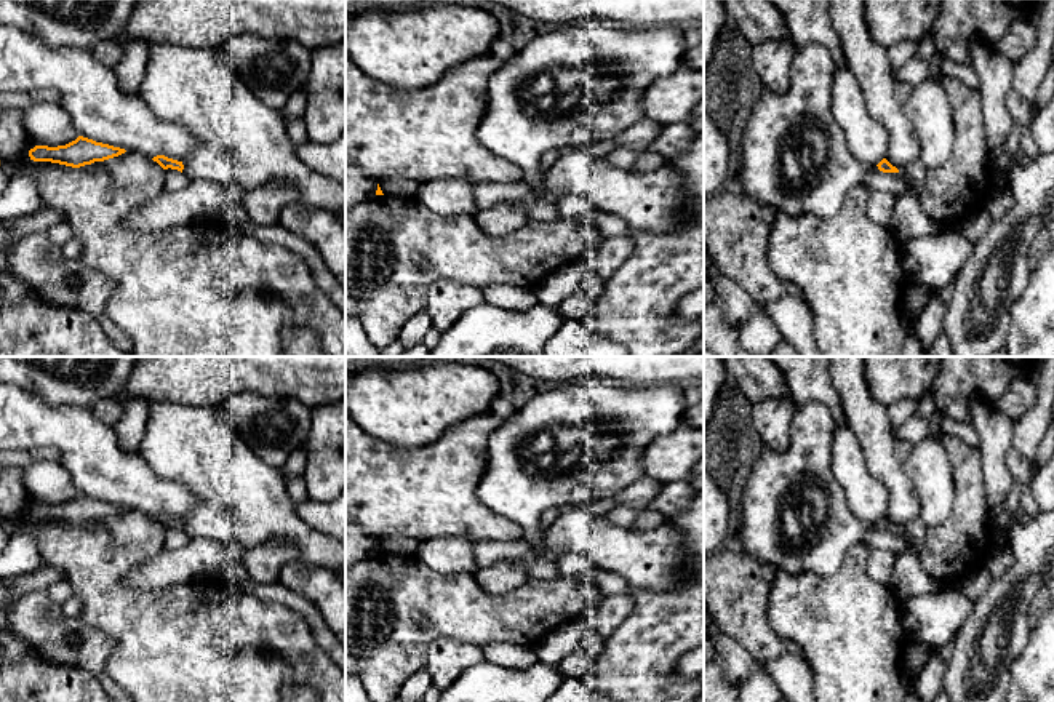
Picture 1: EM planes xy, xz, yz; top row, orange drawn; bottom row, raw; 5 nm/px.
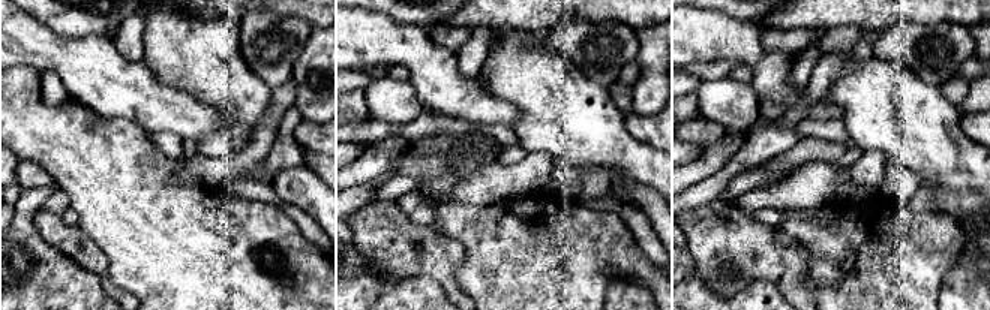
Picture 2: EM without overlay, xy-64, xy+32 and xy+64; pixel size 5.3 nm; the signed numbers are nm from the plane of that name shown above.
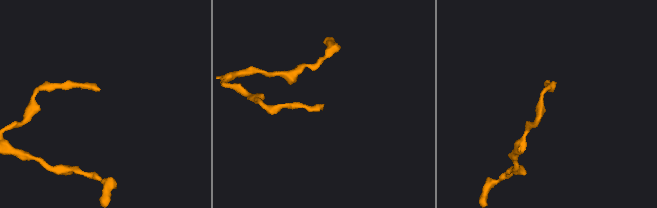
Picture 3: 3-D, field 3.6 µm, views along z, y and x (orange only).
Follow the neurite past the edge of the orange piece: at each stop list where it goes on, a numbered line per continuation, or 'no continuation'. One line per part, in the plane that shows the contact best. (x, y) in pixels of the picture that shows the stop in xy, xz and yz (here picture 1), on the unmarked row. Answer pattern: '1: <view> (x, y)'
no continuation

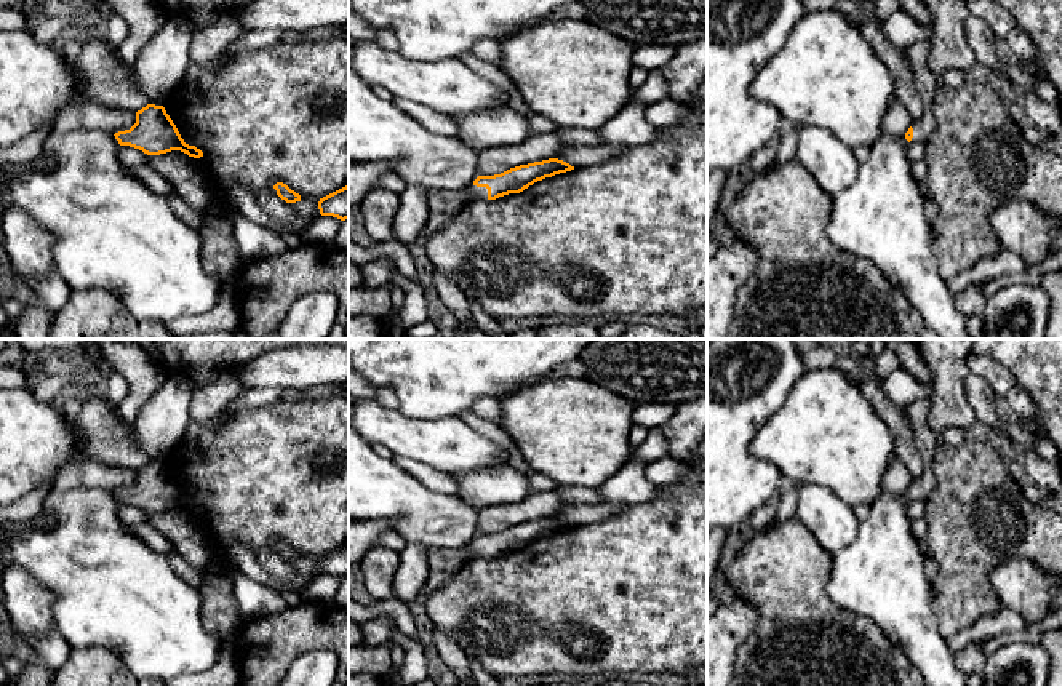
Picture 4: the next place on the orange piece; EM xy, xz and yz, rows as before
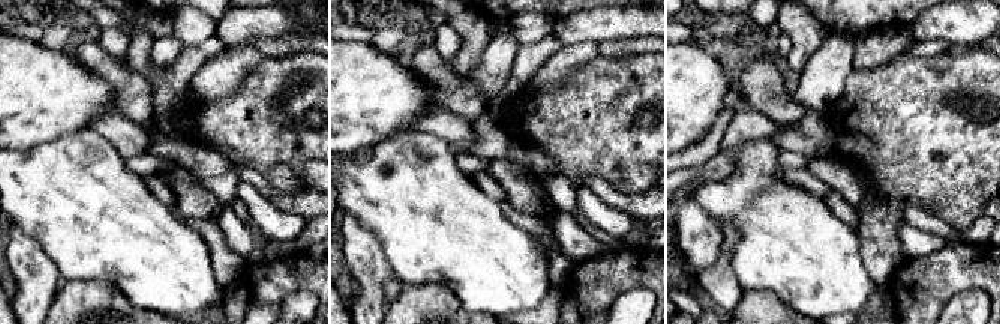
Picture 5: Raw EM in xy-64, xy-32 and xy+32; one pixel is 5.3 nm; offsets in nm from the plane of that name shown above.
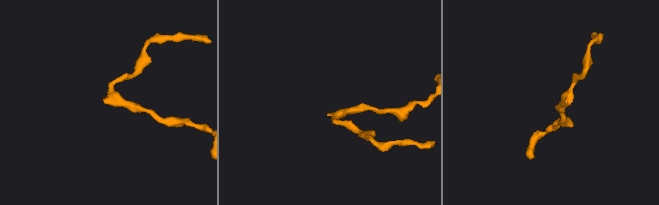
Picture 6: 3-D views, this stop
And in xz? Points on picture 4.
1: xz (451, 560)

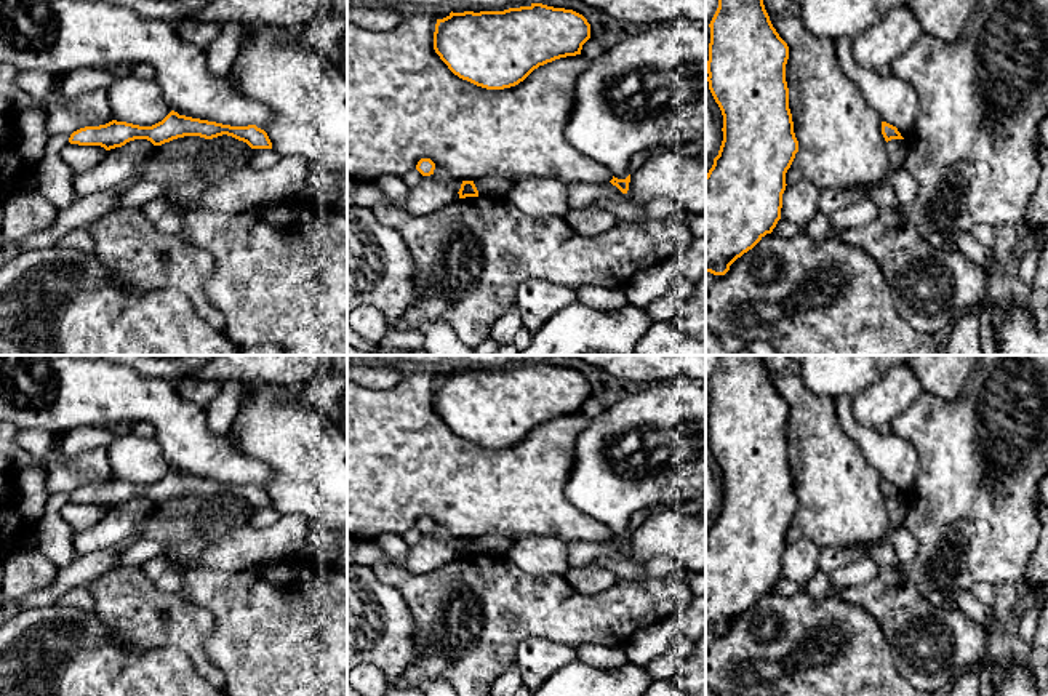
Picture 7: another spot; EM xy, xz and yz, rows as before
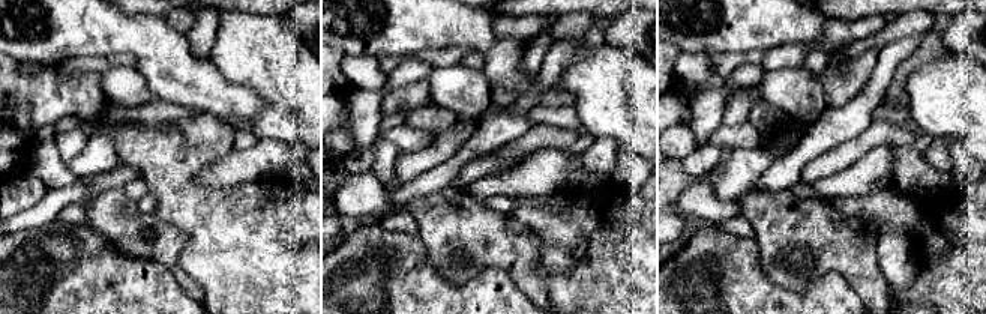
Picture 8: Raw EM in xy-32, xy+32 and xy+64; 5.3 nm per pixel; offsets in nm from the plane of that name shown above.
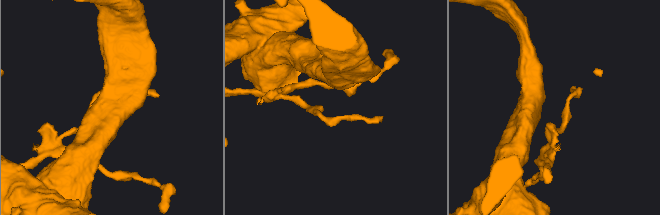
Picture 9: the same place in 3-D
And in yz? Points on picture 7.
no continuation

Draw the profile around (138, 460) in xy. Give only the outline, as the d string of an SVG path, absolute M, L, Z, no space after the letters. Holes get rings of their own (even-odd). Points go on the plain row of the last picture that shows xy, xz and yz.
M117 437L107 446L107 456L117 480L152 485L171 470L155 438Z

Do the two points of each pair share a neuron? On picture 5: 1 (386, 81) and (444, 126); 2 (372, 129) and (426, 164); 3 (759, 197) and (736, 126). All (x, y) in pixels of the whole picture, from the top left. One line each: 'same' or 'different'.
1: different
2: different
3: different

